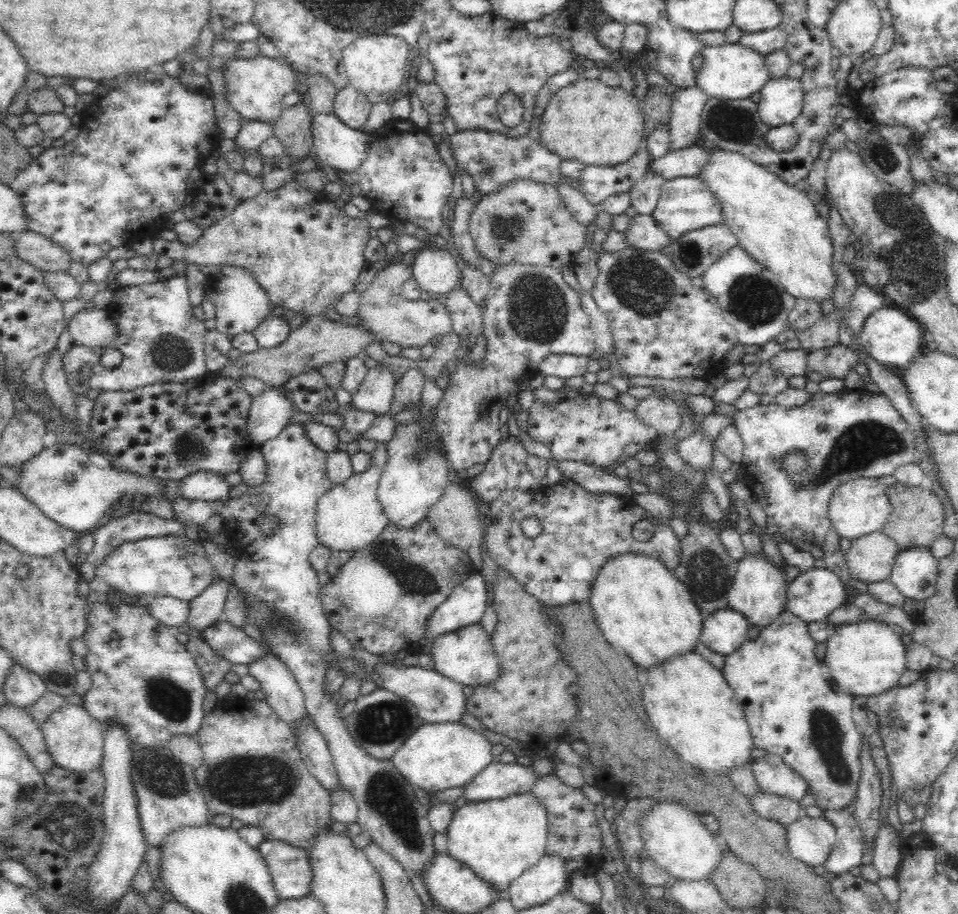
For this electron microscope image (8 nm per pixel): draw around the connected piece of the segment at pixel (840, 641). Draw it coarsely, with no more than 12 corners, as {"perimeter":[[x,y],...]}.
{"perimeter":[[862,620],[826,640],[831,677],[854,696],[898,686],[906,645]]}

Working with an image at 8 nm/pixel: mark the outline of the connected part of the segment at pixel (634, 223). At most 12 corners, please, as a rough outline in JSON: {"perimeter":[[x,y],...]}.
{"perimeter":[[652,215],[630,218],[630,246],[660,251],[672,241]]}

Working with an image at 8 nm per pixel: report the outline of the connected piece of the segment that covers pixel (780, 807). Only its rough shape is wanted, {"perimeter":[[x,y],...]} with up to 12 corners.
{"perimeter":[[760,792],[750,802],[760,817],[784,826],[804,813],[799,802]]}

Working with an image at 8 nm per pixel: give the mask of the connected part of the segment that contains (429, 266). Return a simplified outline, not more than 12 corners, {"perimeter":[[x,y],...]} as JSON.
{"perimeter":[[422,249],[411,265],[418,286],[443,298],[461,284],[458,260]]}

